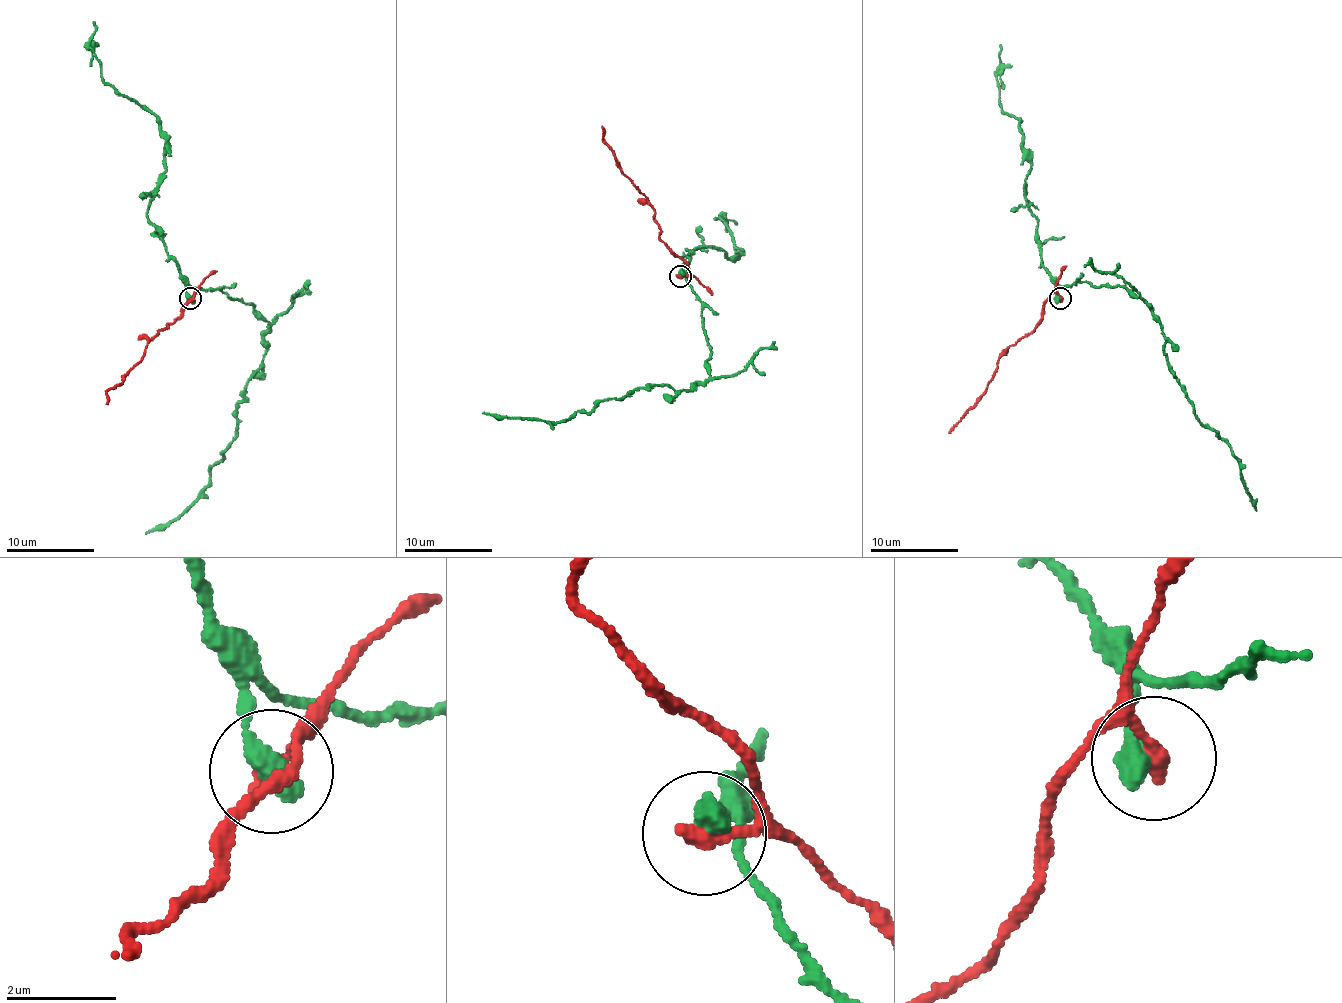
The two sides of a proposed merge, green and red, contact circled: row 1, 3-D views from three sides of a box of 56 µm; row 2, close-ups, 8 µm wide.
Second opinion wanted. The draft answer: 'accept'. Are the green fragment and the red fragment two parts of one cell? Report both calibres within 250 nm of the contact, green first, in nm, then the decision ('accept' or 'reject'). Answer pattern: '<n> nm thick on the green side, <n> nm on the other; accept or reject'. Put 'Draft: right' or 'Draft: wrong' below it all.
480 nm thick on the green side, 320 nm on the other; reject
Draft: wrong

